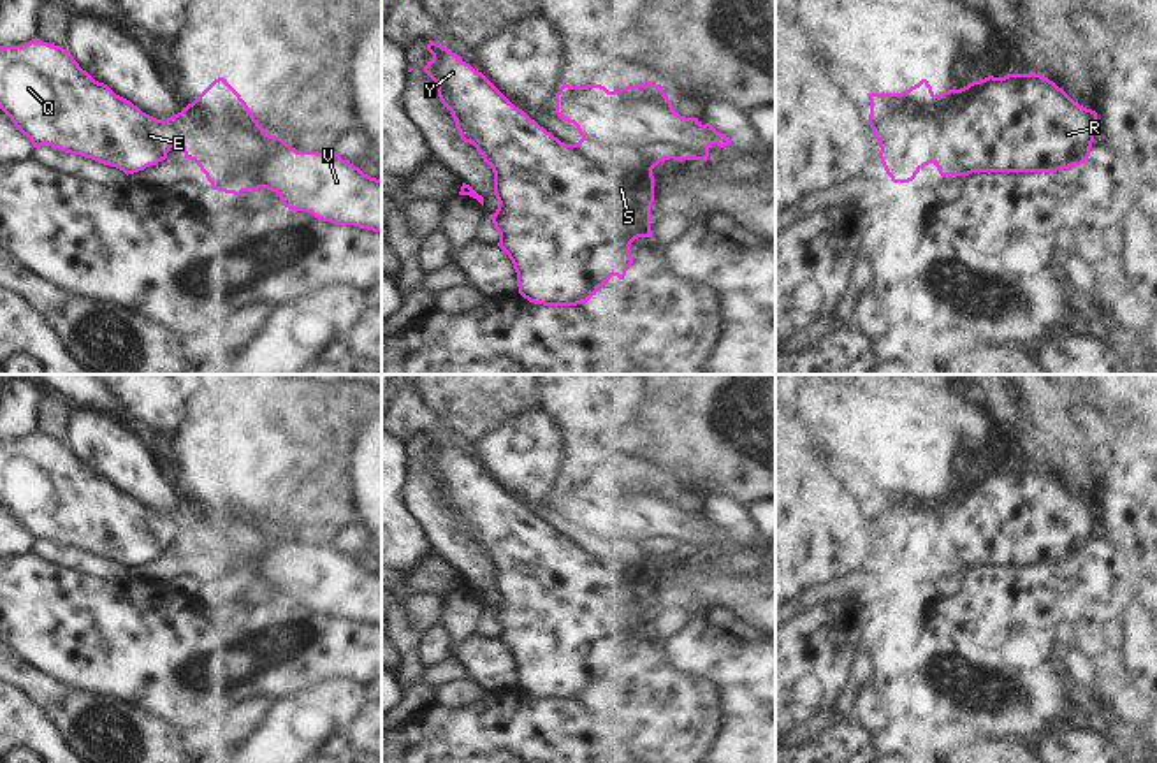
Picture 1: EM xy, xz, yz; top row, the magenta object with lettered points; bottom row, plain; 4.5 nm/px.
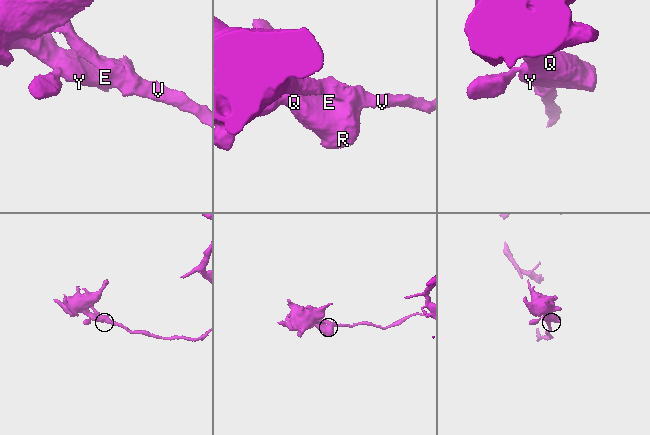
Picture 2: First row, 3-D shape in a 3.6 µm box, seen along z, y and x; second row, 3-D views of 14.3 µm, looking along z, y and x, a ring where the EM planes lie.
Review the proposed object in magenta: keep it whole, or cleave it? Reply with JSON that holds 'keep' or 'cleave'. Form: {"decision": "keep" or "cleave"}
{"decision": "cleave"}

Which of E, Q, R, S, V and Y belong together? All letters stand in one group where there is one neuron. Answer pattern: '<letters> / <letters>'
E Q R S Y / V

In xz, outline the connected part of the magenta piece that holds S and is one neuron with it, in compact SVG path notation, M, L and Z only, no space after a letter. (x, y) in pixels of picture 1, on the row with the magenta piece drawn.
M433 40L427 51L433 60L424 72L436 83L461 139L473 144L494 172L499 204L489 218L499 232L498 246L517 272L519 294L535 304L577 306L612 276L624 280L633 264L631 243L652 236L652 171L591 137L561 142L455 53Z

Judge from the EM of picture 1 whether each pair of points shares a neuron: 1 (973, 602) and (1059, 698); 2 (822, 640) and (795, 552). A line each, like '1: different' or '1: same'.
1: same
2: different

